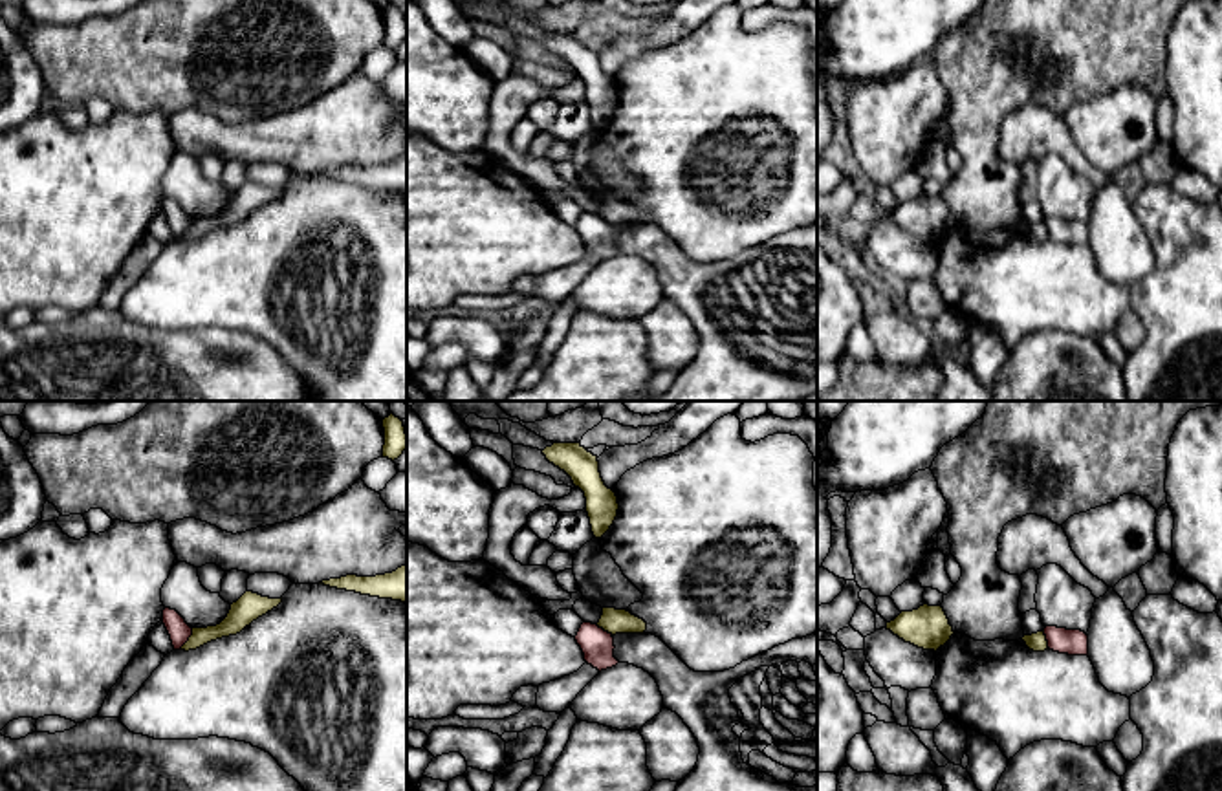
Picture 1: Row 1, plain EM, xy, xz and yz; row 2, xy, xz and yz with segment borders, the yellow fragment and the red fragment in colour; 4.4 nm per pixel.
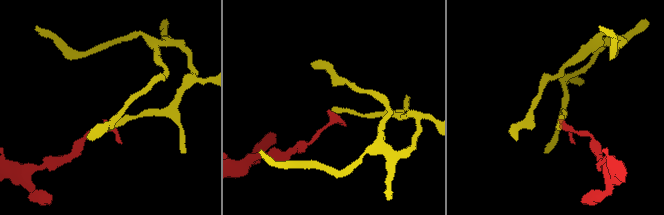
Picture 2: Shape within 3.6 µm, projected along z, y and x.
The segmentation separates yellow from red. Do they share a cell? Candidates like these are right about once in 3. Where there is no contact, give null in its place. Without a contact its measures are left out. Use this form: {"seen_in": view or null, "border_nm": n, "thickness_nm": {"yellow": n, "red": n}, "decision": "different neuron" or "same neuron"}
{"seen_in": "xy", "border_nm": 110, "thickness_nm": {"yellow": 110, "red": 90}, "decision": "different neuron"}

